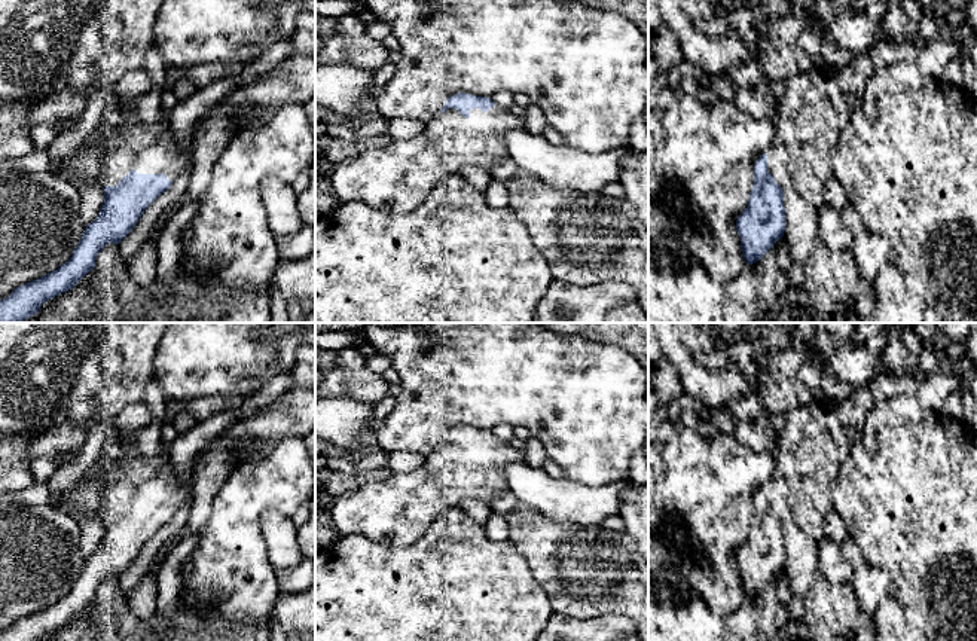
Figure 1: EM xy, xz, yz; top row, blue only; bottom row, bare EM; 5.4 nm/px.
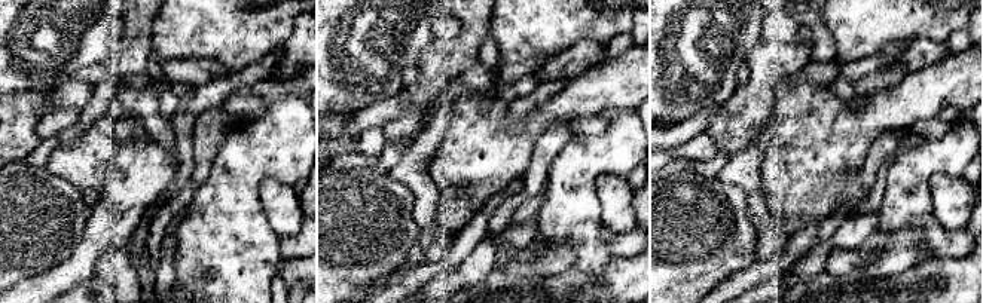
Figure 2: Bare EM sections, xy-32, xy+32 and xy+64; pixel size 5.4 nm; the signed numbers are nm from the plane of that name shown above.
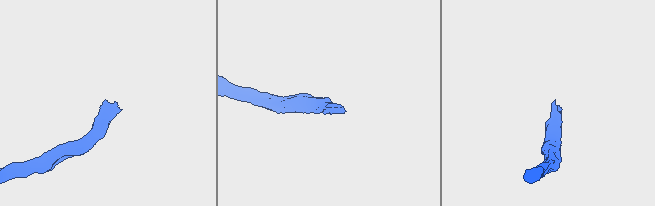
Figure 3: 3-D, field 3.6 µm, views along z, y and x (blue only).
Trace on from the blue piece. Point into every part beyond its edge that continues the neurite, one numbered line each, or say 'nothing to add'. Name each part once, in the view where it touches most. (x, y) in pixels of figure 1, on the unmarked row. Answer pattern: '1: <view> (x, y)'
1: xy (134, 479)

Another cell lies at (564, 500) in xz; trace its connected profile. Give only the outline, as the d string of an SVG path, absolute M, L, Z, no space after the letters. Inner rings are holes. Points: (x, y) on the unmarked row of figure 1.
M512 463L503 468L507 489L519 504L561 524L580 528L602 525L619 513L625 480L604 486L589 486L570 477L552 477L528 463Z

